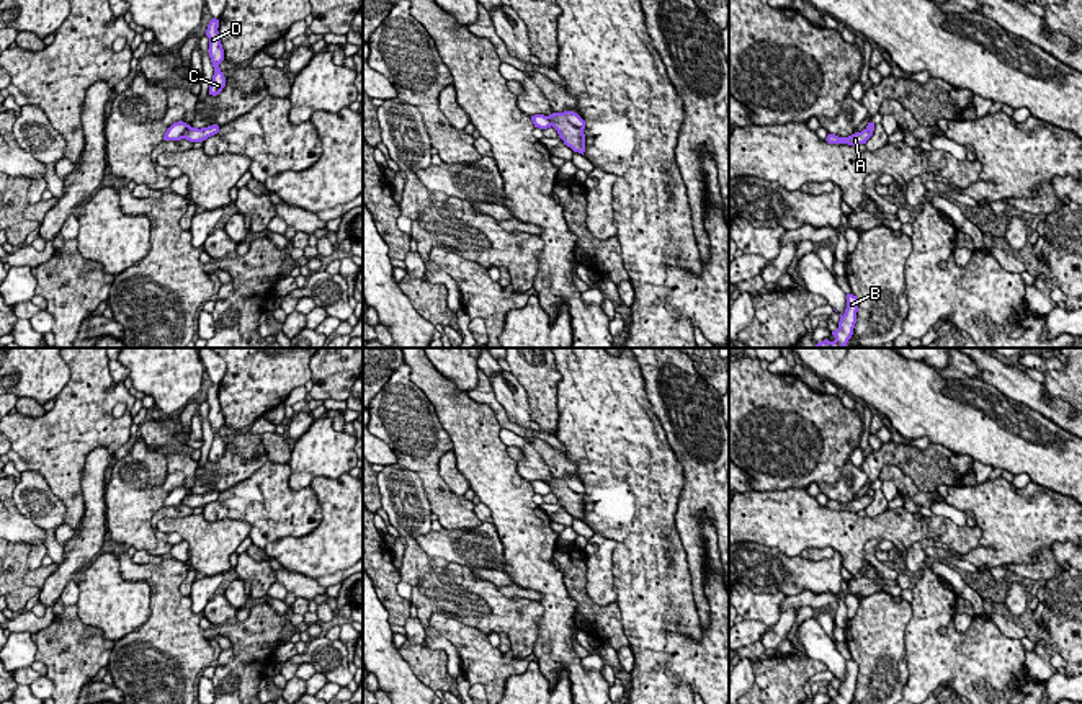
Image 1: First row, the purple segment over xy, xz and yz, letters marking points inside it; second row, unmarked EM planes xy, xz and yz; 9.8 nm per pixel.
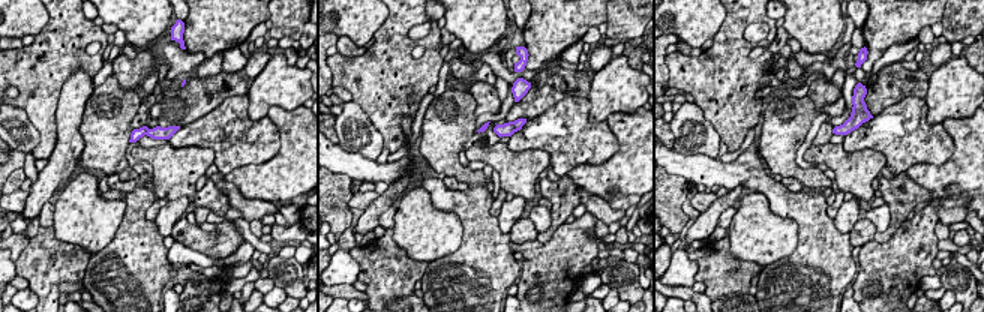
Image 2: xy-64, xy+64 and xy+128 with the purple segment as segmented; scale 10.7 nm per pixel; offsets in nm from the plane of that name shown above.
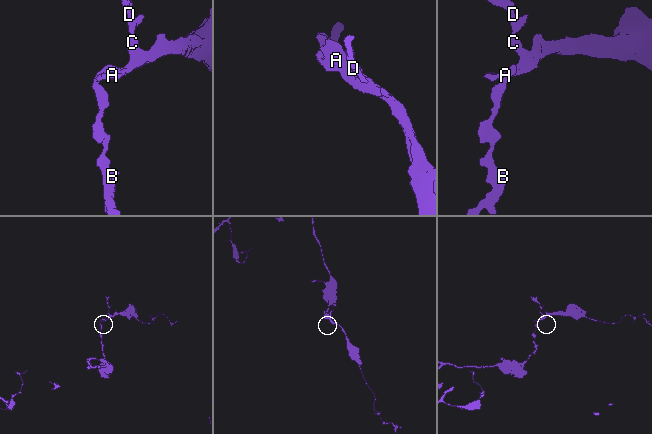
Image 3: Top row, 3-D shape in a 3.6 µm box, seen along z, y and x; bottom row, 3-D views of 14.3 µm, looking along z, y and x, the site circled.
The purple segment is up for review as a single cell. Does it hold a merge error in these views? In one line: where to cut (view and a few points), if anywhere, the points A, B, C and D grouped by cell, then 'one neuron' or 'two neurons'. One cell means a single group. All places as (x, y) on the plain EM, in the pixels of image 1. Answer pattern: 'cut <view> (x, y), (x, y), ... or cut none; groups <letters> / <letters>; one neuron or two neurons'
cut xy (190, 492), (178, 505); groups A C D / B; two neurons

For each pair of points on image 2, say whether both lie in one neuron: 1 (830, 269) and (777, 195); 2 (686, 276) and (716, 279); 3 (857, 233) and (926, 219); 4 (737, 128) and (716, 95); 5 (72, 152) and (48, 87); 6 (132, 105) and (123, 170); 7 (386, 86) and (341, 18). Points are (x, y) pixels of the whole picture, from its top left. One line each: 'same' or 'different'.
1: same
2: different
3: different
4: same
5: different
6: same
7: different

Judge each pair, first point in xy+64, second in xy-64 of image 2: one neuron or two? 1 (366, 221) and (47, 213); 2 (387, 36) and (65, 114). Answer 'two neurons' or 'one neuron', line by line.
1: two neurons
2: two neurons

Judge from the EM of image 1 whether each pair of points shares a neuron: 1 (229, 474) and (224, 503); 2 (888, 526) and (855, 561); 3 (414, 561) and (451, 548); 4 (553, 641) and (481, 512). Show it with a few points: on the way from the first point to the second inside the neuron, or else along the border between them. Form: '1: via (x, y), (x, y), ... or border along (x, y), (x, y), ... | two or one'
1: border along (259, 469), (219, 494) | two
2: via (876, 528), (871, 528), (855, 544), (855, 549) | one
3: border along (415, 539), (427, 554), (468, 565) | two
4: border along (481, 502), (489, 508), (491, 520) | two

